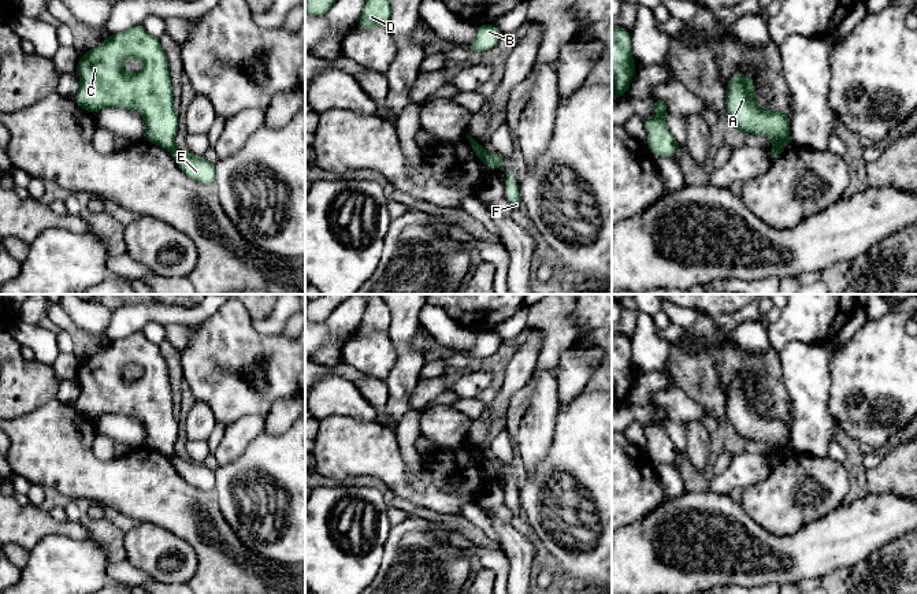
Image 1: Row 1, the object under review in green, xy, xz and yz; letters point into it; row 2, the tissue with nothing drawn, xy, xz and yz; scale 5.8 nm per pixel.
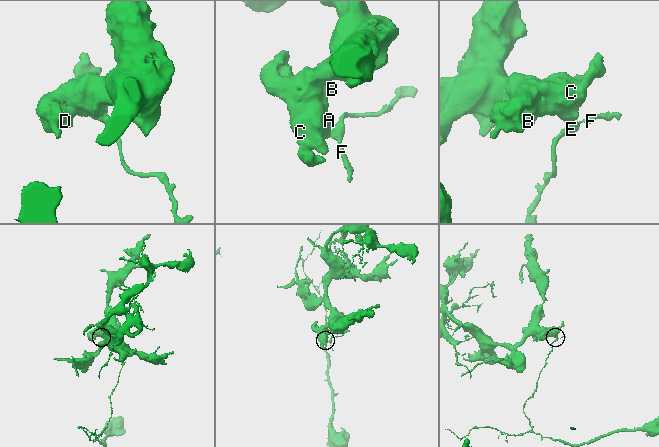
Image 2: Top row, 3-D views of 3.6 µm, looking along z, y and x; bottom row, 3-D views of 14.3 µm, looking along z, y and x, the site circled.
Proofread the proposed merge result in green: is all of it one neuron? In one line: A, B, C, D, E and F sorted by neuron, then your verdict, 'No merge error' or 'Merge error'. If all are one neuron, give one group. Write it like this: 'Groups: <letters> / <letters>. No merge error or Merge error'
Groups: A B C D / E F. Merge error

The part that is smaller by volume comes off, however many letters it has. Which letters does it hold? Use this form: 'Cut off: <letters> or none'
Cut off: E, F

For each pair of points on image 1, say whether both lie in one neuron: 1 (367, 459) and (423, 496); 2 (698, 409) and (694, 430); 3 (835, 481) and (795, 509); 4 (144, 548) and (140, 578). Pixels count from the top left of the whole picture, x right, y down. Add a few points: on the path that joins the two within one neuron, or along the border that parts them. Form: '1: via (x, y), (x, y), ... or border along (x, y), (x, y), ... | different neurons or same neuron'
1: via (381, 461), (409, 489) | same neuron
2: border along (700, 419), (685, 422) | different neurons
3: via (825, 482), (805, 500) | same neuron
4: border along (126, 557), (153, 579) | different neurons

